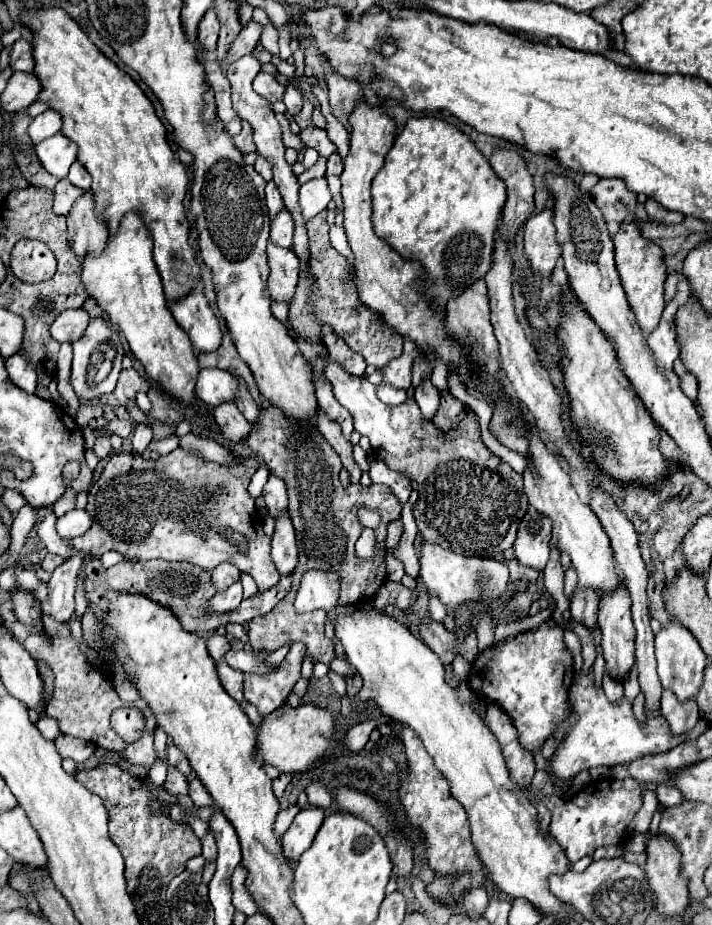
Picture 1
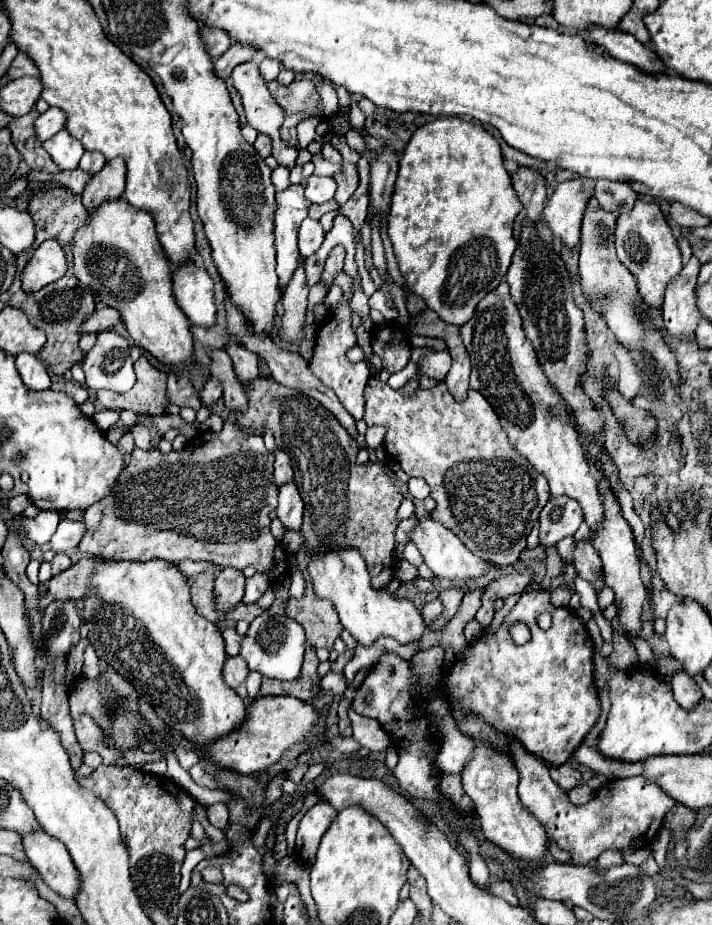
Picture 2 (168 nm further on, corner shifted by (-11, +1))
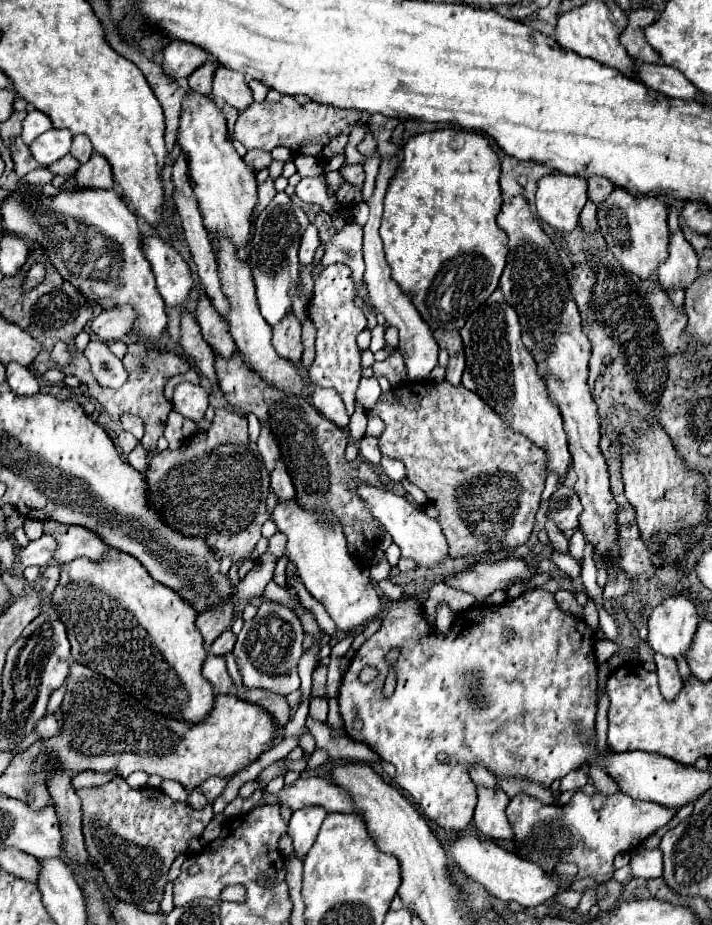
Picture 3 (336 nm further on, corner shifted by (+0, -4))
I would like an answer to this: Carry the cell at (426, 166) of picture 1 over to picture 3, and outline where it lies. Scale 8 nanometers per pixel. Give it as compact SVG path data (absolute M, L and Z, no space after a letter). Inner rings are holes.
M454 128L424 132L410 138L402 148L402 156L404 160L390 178L384 198L380 236L386 262L392 268L392 278L400 284L406 296L410 296L412 304L432 330L460 330L470 312L474 312L498 288L500 274L506 266L508 236L496 224L502 206L498 184L500 162L482 134Z

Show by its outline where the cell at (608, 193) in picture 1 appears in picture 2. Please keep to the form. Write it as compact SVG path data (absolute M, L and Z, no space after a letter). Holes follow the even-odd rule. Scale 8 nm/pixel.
M599 179L595 185L595 197L605 211L619 215L619 213L629 211L629 207L633 207L639 195L631 189L629 183Z

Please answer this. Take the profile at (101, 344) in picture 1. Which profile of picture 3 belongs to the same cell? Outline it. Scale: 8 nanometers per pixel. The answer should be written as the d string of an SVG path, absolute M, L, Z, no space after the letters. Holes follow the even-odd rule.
M92 340L86 346L84 356L88 358L90 370L102 388L120 388L128 380L122 362L110 352L106 342Z

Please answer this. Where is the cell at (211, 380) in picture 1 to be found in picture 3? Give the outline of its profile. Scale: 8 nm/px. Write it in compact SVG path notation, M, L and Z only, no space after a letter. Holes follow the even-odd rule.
M182 382L174 390L174 410L178 410L184 418L200 422L208 408L208 392L202 386Z

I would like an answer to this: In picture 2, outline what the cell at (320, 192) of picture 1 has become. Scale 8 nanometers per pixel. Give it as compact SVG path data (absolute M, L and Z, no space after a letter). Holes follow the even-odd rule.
M311 175L307 179L307 187L305 187L305 197L311 203L327 203L329 199L333 199L337 189L335 179L331 177L319 177L319 175Z

